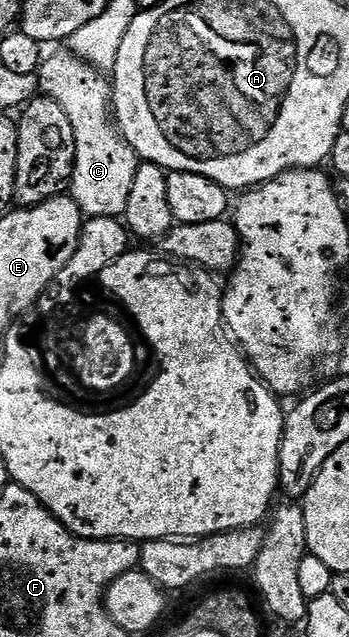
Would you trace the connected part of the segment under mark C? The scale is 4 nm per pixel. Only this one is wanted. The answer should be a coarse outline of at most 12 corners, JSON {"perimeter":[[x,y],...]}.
{"perimeter":[[68,49],[39,92],[73,126],[69,196],[121,218],[140,158],[116,126],[109,78]]}

